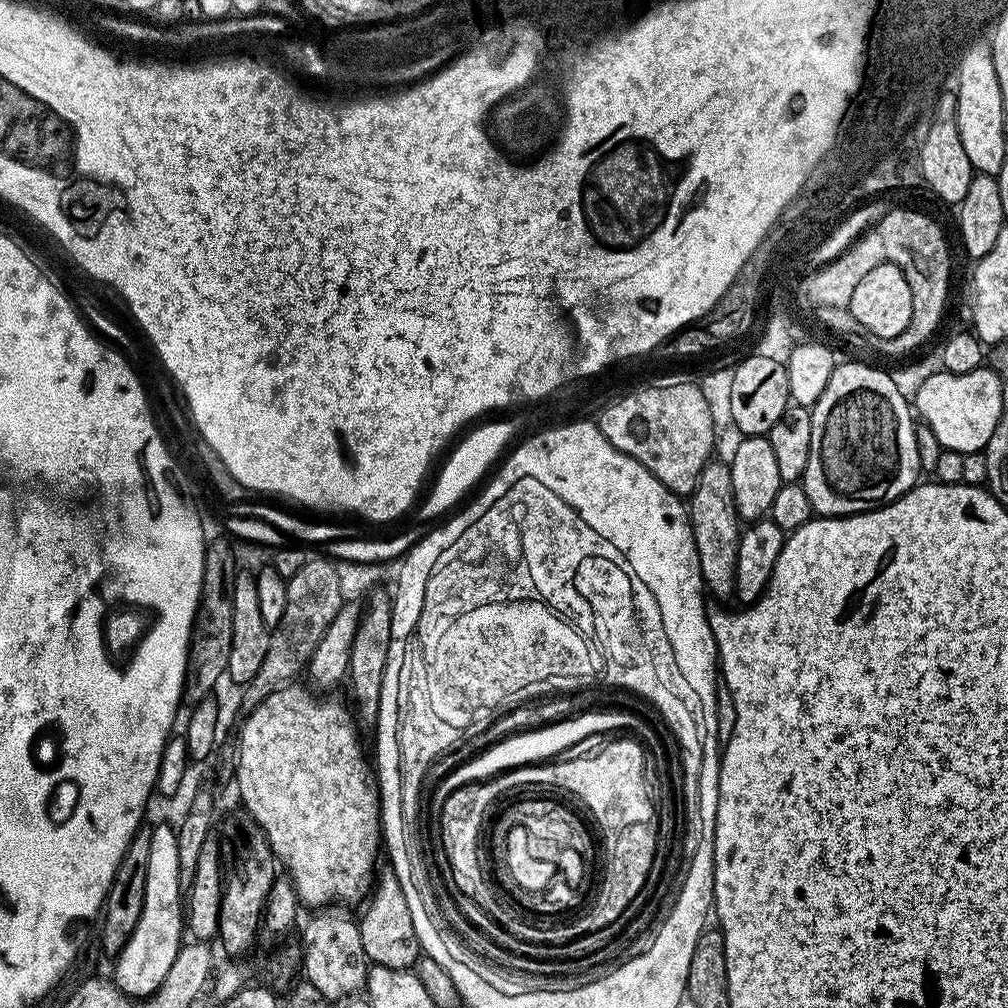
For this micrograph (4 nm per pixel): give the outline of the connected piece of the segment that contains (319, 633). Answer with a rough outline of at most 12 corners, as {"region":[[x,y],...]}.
{"region":[[331,559],[288,580],[245,713],[303,673],[346,602]]}

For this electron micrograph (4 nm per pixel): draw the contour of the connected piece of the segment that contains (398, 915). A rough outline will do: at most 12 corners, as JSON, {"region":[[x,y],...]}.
{"region":[[375,877],[358,916],[373,965],[408,970],[422,955],[398,878]]}

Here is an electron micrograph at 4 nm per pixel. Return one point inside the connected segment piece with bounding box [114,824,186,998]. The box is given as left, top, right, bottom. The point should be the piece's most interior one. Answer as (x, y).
(141, 967)

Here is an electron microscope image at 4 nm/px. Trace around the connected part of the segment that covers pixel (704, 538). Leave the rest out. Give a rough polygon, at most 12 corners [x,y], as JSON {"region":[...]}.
{"region":[[709,462],[686,507],[704,587],[731,597],[742,521],[731,467]]}

